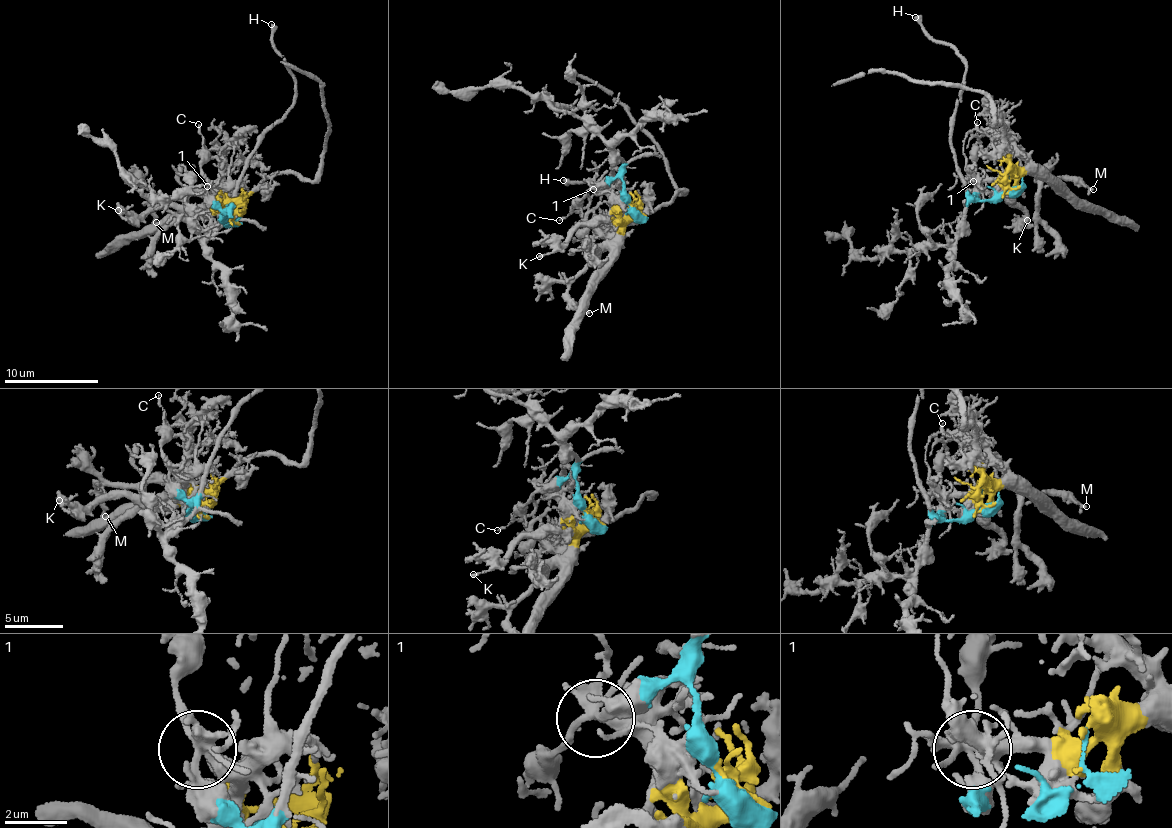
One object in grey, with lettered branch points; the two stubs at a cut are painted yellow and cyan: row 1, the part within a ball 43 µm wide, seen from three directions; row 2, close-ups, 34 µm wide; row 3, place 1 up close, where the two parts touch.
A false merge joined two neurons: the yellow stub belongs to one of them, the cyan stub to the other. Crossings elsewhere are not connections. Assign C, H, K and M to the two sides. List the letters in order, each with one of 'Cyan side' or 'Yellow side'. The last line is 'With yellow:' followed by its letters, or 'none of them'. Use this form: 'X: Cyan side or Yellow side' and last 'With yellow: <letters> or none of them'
C: Cyan side
H: Cyan side
K: Yellow side
M: Yellow side
With yellow: K, M

